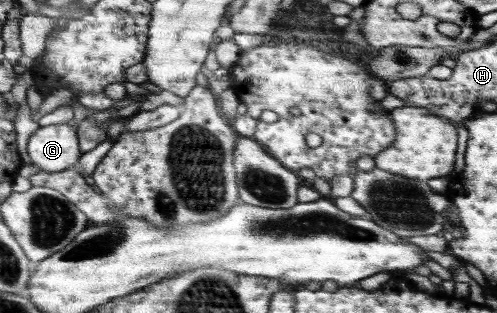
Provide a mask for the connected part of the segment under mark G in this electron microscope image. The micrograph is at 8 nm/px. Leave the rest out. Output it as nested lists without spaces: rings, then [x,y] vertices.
[[[53,124],[39,127],[27,141],[27,154],[41,171],[61,172],[79,161],[79,140],[71,126]]]

